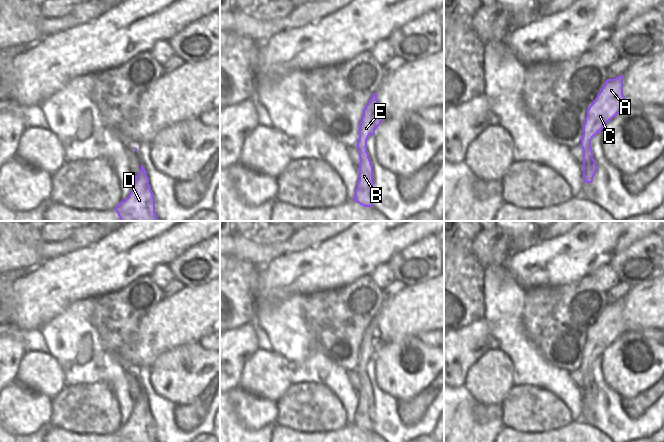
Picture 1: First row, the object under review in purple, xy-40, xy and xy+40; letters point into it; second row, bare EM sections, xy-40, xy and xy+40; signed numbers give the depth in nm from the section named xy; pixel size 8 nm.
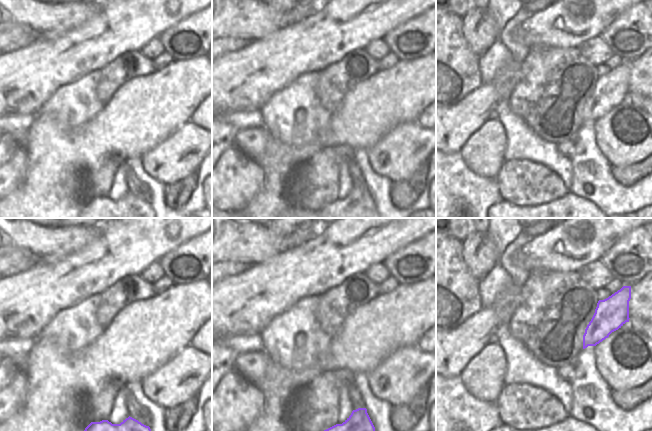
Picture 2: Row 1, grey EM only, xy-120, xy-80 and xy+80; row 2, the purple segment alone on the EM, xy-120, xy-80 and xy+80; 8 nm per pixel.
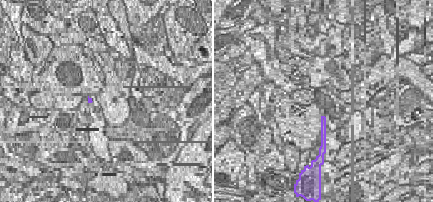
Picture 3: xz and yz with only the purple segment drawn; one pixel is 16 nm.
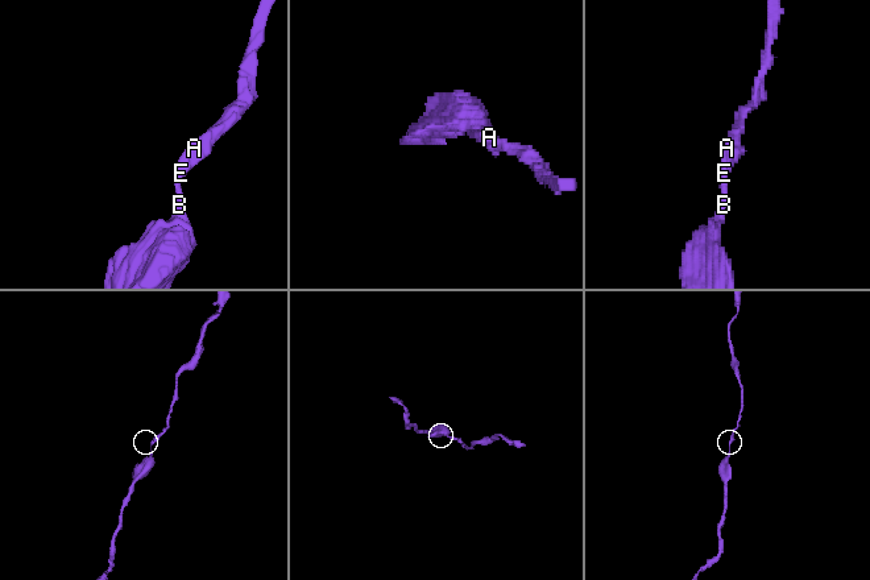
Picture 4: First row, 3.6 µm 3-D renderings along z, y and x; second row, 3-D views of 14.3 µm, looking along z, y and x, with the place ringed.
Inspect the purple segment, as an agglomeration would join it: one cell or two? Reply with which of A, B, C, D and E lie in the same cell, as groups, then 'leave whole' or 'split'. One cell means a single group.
A B C D E | leave whole

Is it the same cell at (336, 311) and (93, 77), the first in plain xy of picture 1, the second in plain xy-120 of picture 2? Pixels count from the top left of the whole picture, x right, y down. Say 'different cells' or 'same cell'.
different cells

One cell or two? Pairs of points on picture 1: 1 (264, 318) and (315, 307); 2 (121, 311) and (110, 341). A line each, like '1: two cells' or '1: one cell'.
1: two cells
2: one cell

